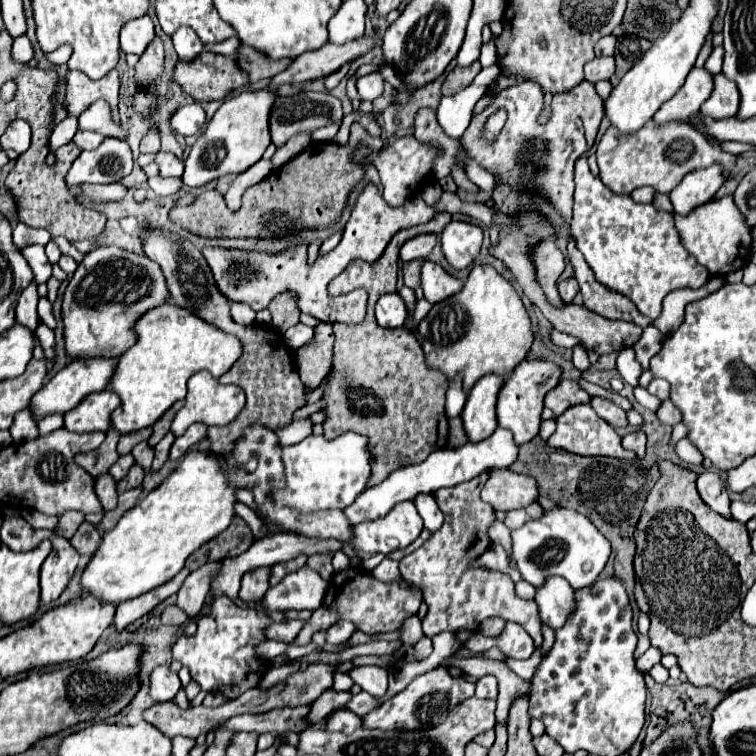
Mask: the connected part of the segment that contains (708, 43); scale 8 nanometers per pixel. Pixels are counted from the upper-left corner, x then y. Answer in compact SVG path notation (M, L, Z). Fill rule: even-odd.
M713 31L707 35L707 39L705 39L705 43L703 43L703 47L701 47L701 51L699 51L699 57L697 57L697 67L703 67L703 63L707 61L707 57L709 57L709 53L713 51Z

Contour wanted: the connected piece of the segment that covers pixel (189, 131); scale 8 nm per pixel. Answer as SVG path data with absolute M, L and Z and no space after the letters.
M199 103L183 105L171 117L171 123L173 123L173 129L183 137L199 135L199 133L203 133L203 125L207 123L207 115L205 115L205 109Z

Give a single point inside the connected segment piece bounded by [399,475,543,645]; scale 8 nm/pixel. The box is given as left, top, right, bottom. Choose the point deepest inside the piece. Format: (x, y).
(459, 594)

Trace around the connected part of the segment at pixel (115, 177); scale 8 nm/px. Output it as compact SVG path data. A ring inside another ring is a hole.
M105 137L99 149L83 151L71 165L65 181L79 183L115 183L127 177L133 169L131 147L115 137Z

